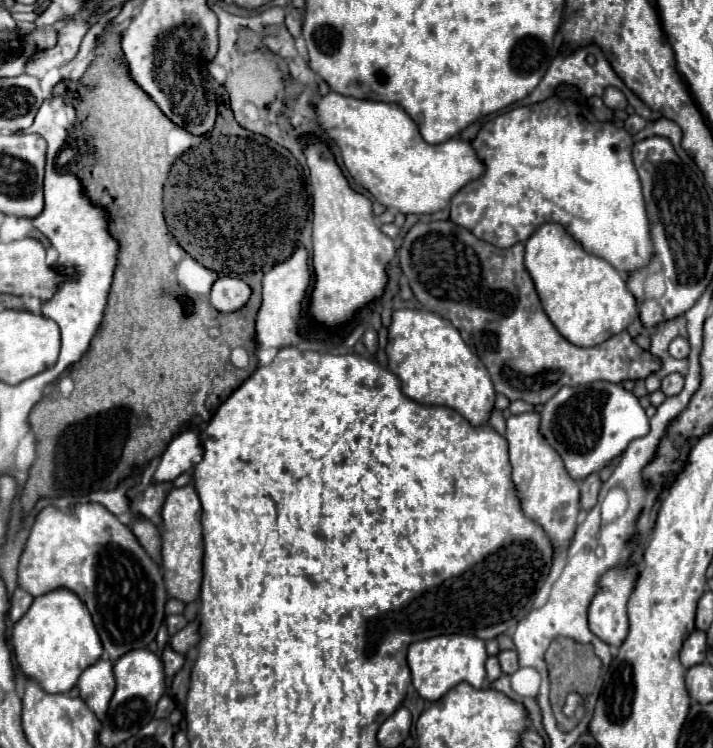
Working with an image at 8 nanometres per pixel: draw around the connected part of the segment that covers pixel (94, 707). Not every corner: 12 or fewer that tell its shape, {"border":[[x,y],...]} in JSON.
{"border":[[100,659],[78,679],[80,699],[106,719],[114,695],[112,663]]}

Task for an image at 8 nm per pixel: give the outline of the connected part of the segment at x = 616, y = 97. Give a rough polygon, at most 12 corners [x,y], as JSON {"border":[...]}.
{"border":[[606,87],[602,101],[610,109],[624,109],[626,97]]}

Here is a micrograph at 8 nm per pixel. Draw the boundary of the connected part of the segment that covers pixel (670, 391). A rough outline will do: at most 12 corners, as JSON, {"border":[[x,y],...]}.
{"border":[[678,373],[662,379],[660,391],[666,397],[678,395],[684,377]]}

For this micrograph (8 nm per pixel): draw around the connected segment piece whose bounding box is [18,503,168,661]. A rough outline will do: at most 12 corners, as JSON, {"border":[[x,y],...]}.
{"border":[[98,503],[46,507],[18,585],[88,607],[110,661],[156,639],[158,563]]}

